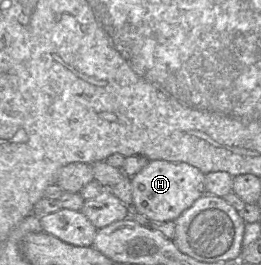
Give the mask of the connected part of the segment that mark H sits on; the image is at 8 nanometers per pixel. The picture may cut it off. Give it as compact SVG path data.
M149 160L137 174L131 178L133 205L137 211L151 221L175 221L185 210L205 194L205 174L194 166L184 162Z

